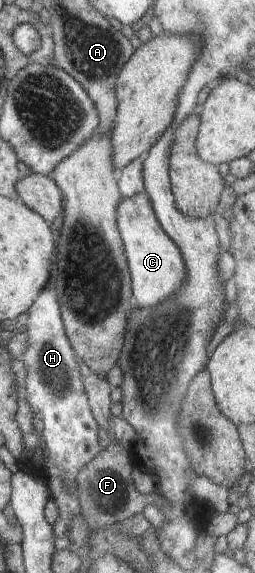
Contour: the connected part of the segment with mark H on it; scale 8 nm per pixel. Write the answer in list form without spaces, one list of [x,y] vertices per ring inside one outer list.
[[[52,286],[43,289],[27,310],[26,315],[28,320],[26,321],[25,332],[28,334],[28,346],[26,346],[21,359],[24,362],[24,368],[26,368],[26,378],[22,382],[23,387],[26,388],[25,399],[28,402],[36,430],[38,430],[50,457],[60,470],[58,475],[53,476],[52,498],[62,490],[72,495],[72,492],[76,490],[74,480],[76,480],[79,470],[86,466],[100,451],[97,435],[98,425],[90,408],[82,377],[78,372],[78,364],[74,360],[76,354],[70,345],[70,341],[68,341],[61,308],[58,306],[56,292]]]

